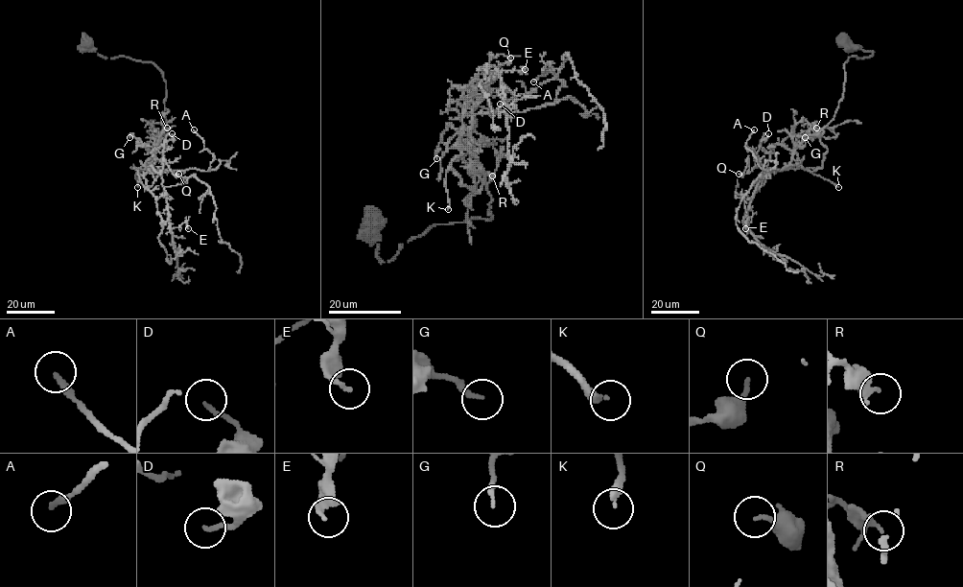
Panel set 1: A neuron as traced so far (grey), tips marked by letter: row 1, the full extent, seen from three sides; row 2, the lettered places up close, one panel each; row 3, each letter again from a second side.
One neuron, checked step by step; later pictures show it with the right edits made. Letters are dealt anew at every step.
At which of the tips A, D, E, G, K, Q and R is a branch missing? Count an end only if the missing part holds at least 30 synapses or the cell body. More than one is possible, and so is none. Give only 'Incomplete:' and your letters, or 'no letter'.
Incomplete: K

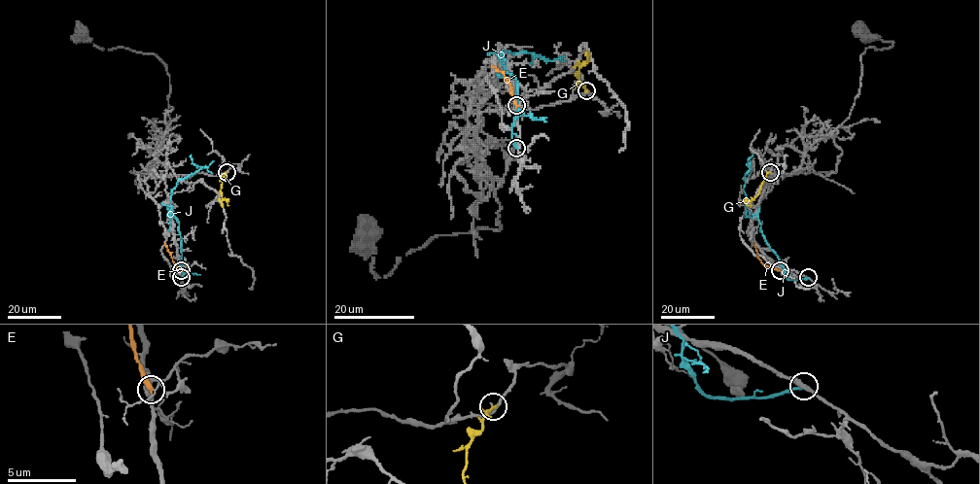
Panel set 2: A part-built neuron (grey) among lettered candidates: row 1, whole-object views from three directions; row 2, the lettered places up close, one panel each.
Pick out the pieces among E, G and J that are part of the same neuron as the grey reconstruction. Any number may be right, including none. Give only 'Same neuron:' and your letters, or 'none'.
Same neuron: none

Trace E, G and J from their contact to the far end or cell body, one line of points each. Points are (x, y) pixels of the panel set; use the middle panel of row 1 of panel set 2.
E: (516, 105), (507, 80), (491, 64)
G: (586, 90), (577, 75), (586, 58)
J: (516, 148), (511, 126), (519, 111), (517, 85), (506, 69), (503, 51), (545, 59), (535, 56), (533, 64)

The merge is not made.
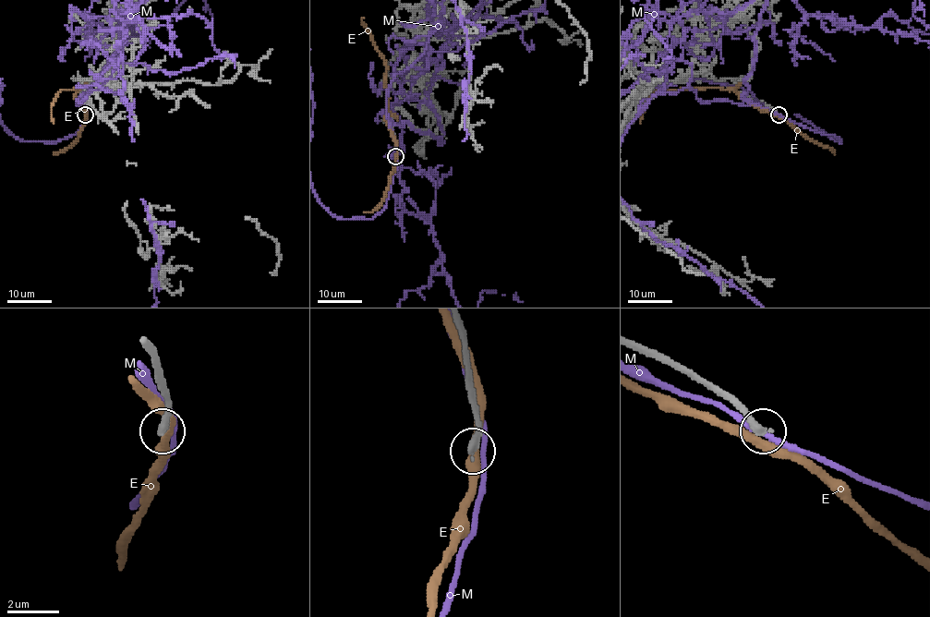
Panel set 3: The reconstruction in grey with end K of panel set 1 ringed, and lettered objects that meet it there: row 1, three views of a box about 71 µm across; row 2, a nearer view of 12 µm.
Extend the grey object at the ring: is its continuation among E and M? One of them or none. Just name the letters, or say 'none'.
none

